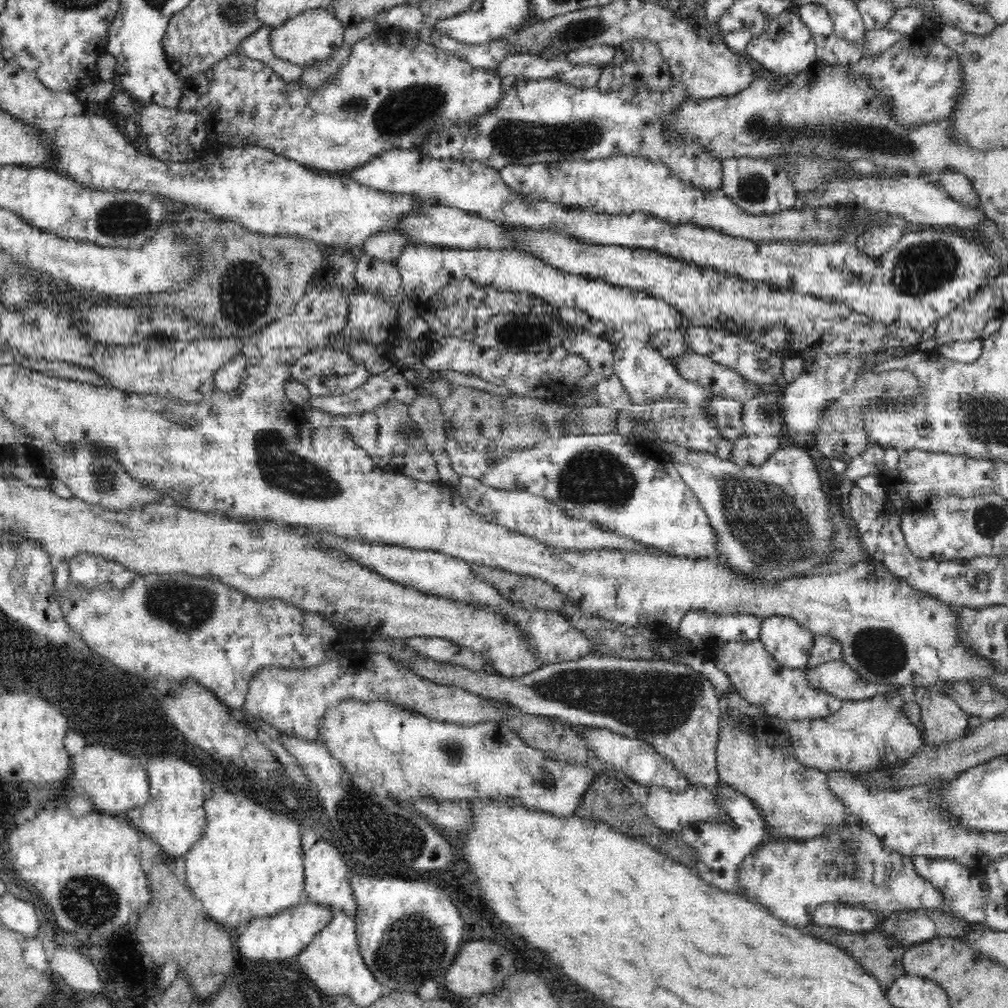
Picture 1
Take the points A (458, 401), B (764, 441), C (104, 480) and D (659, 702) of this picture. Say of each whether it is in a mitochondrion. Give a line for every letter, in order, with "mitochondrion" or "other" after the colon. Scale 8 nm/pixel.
A: other
B: other
C: mitochondrion
D: mitochondrion

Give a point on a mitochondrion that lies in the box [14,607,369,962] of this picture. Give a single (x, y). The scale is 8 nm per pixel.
(83, 903)

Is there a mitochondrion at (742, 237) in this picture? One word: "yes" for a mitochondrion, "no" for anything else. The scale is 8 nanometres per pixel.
no

